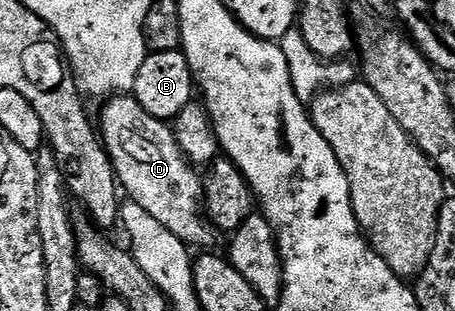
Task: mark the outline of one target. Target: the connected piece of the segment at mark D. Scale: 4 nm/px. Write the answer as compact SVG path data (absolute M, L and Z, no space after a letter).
M115 96L106 103L103 115L97 118L97 126L101 131L103 146L107 149L107 155L111 157L111 163L115 169L115 177L119 179L119 185L125 191L130 201L141 204L153 220L157 220L164 228L169 228L173 236L177 236L189 248L211 248L215 242L217 230L209 224L205 217L205 182L198 178L196 167L188 162L181 152L181 148L175 139L175 131L170 125L145 112L141 104L133 96Z

